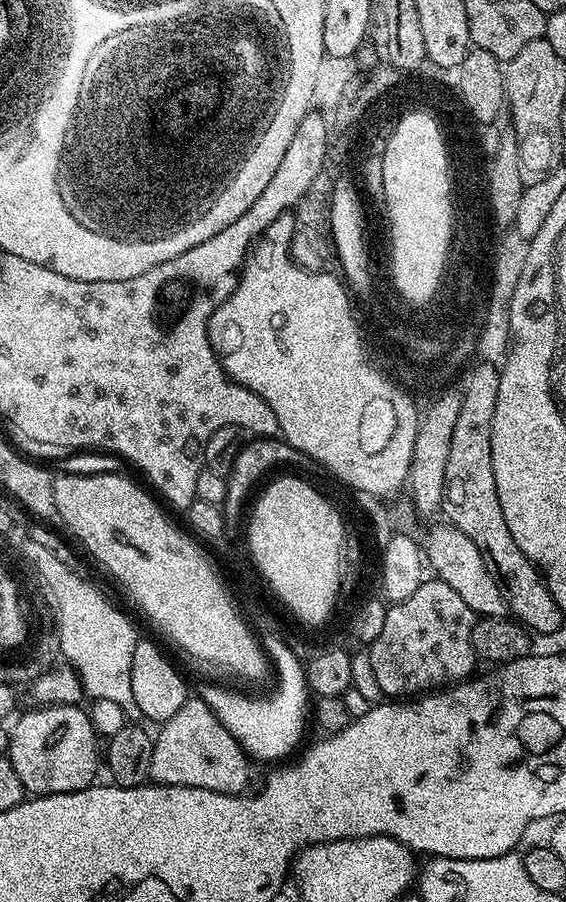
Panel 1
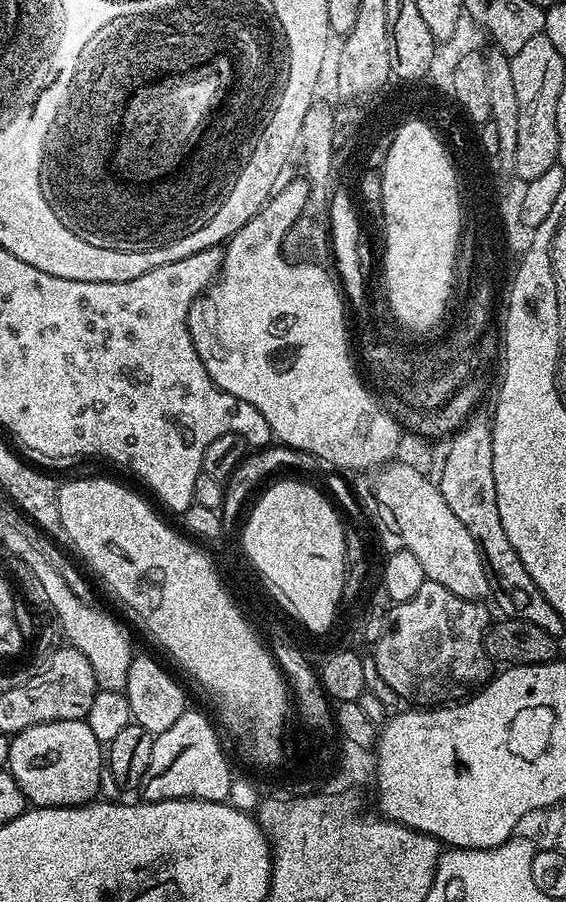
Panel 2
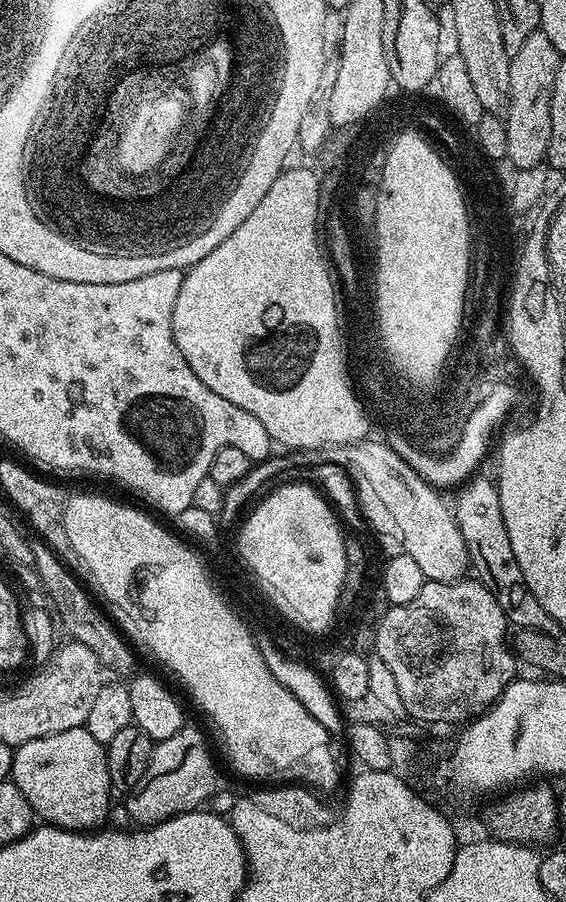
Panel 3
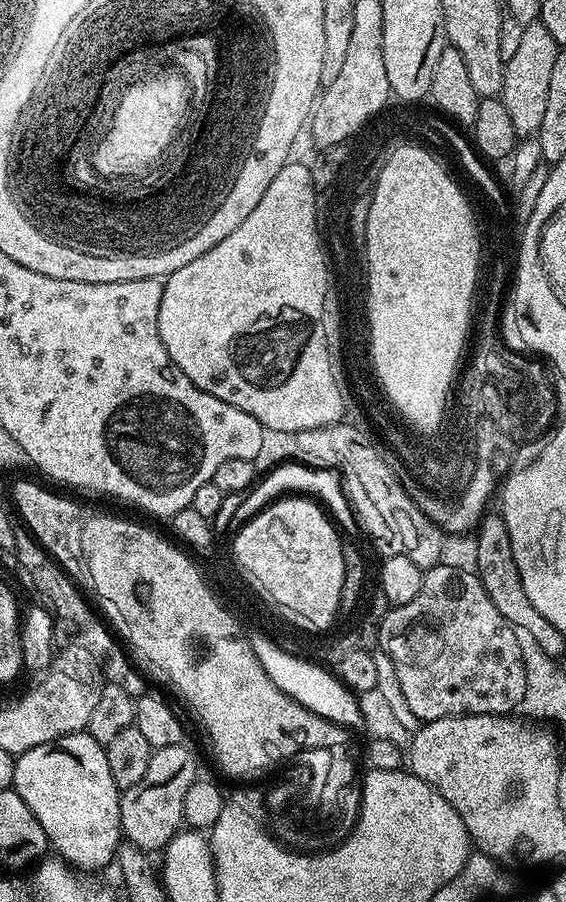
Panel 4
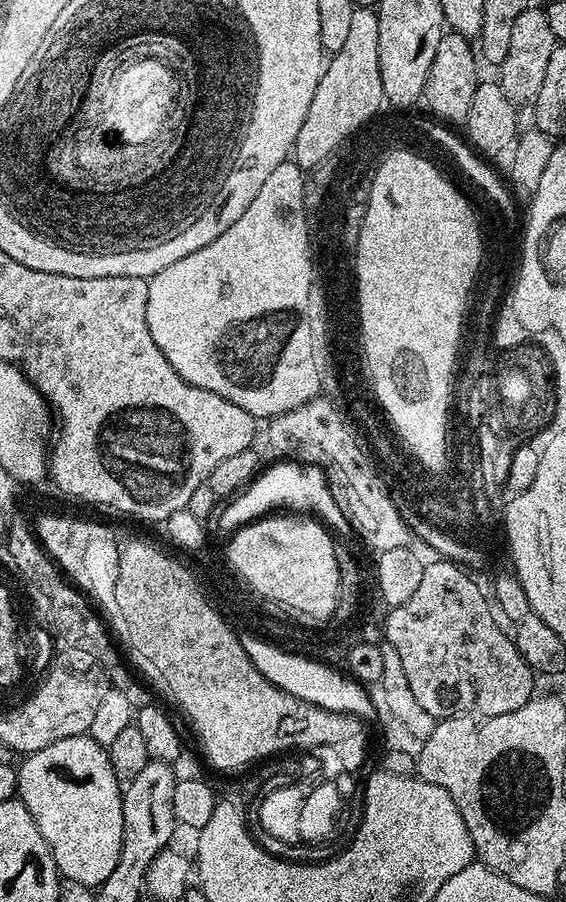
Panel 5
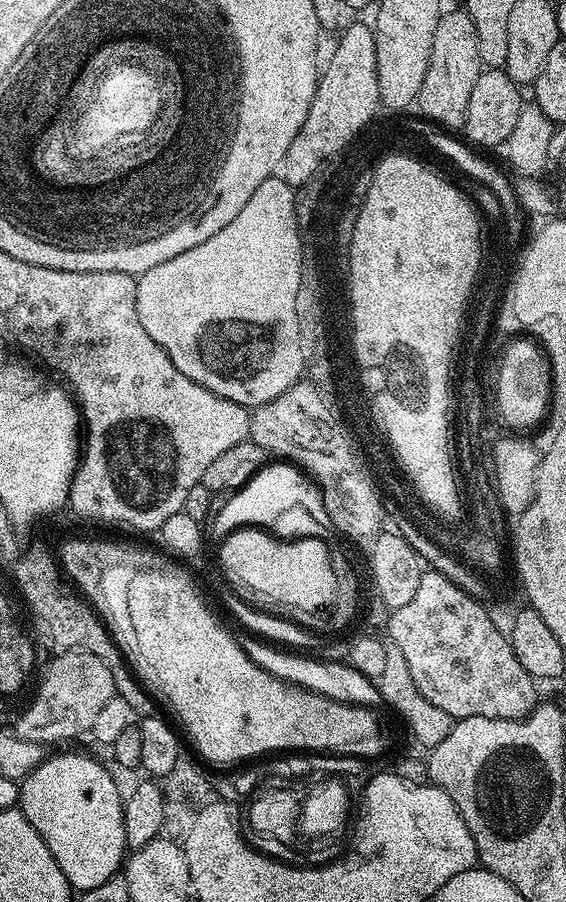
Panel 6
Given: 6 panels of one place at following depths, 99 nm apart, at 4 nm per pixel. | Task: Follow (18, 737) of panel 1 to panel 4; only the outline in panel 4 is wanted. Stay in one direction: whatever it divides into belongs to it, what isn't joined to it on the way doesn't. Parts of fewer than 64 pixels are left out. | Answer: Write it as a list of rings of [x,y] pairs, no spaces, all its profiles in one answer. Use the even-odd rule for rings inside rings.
[[[87,731],[75,732],[42,746],[34,746],[16,757],[12,788],[30,806],[34,818],[42,826],[51,851],[61,860],[84,874],[92,874],[95,868],[113,863],[116,848],[122,841],[120,831],[120,793],[122,789],[110,775],[110,762],[106,762],[105,745],[99,744]]]

